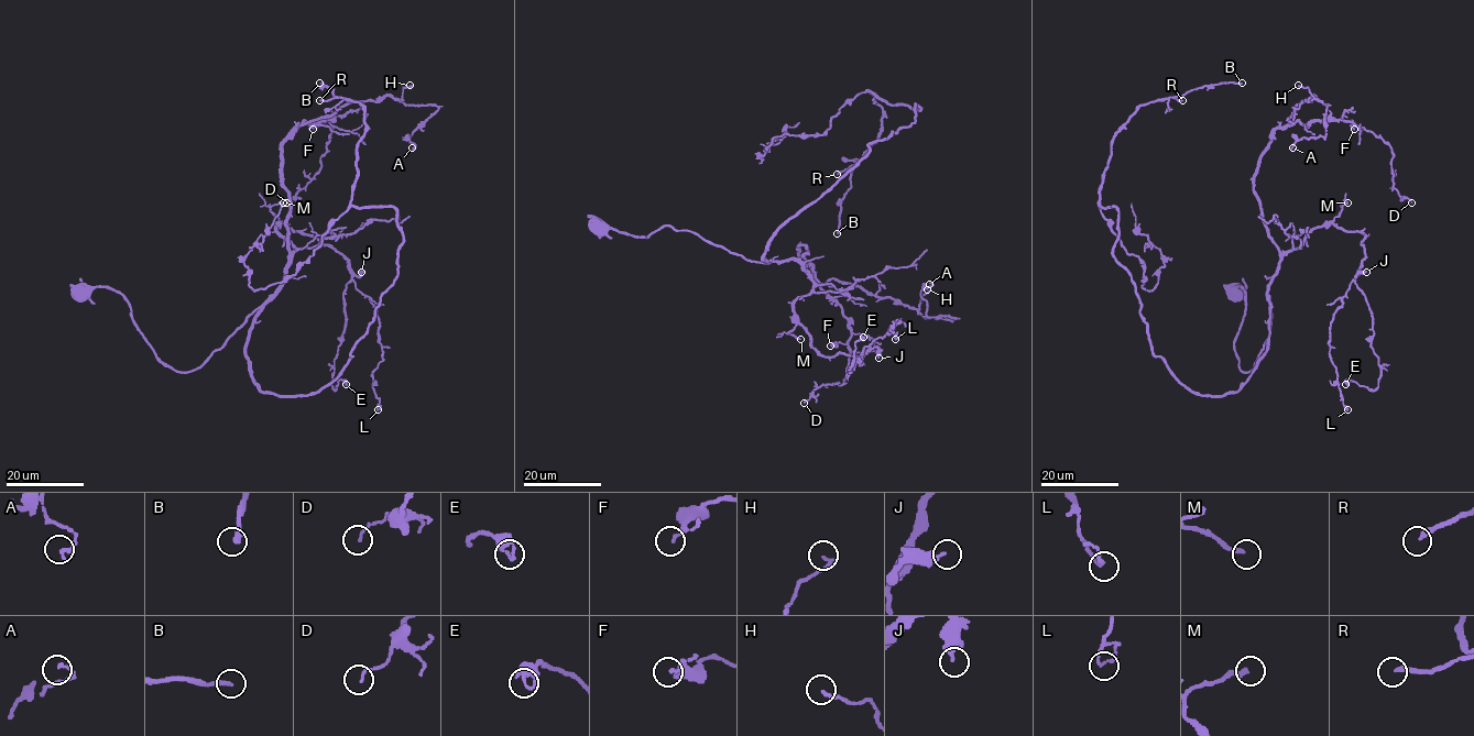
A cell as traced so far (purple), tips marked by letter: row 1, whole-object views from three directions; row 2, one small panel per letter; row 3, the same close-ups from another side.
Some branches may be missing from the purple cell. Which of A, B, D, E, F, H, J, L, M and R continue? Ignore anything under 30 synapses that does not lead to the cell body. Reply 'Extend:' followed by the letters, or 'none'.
Extend: B, R

